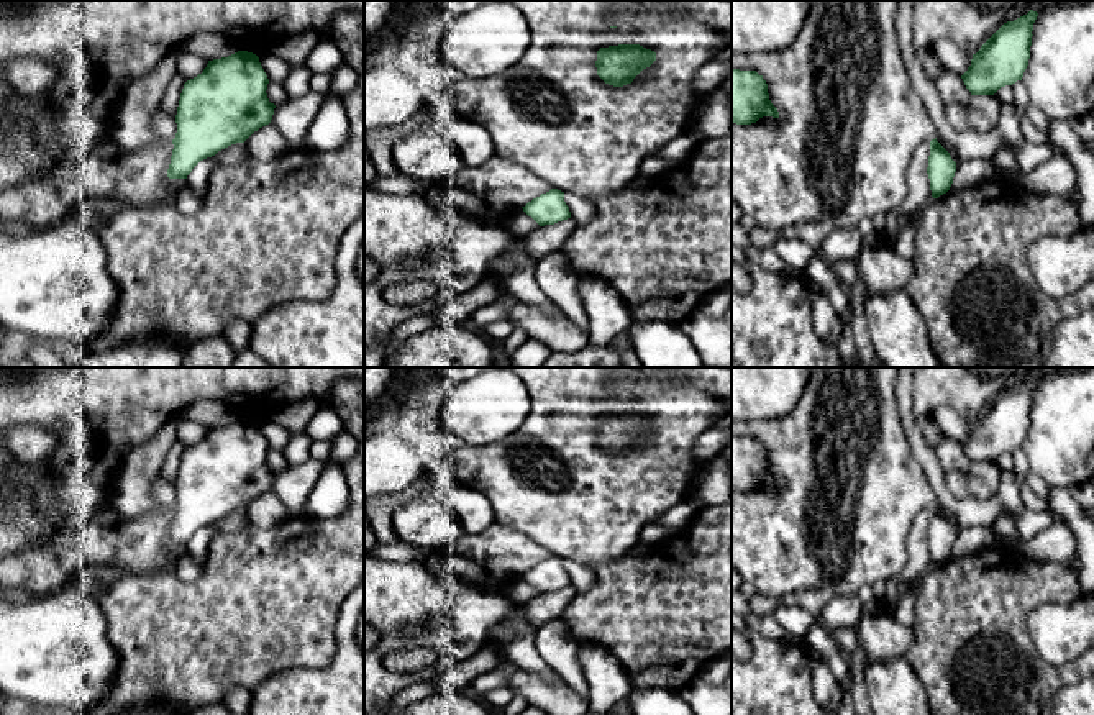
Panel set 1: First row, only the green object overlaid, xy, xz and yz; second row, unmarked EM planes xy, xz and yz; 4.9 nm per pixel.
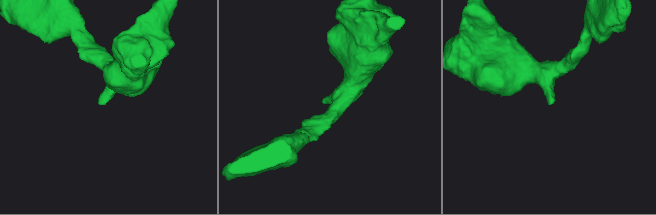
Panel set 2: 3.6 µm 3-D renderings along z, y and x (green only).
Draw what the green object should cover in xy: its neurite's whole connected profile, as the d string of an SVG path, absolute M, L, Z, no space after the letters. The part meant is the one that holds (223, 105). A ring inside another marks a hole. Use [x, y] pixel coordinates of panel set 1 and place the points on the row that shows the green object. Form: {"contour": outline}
{"contour": "M248 51L208 61L202 74L187 80L167 177L187 179L200 161L269 125L276 105L267 98L267 84L259 57Z"}

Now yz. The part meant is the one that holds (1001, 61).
{"contour": "M1038 13L1004 23L973 54L971 66L961 75L971 95L994 95L1001 87L1022 80L1030 59L1032 31Z"}

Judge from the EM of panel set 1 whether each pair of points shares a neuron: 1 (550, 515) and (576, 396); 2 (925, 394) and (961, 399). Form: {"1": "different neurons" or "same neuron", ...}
{"1": "same neuron", "2": "same neuron"}

